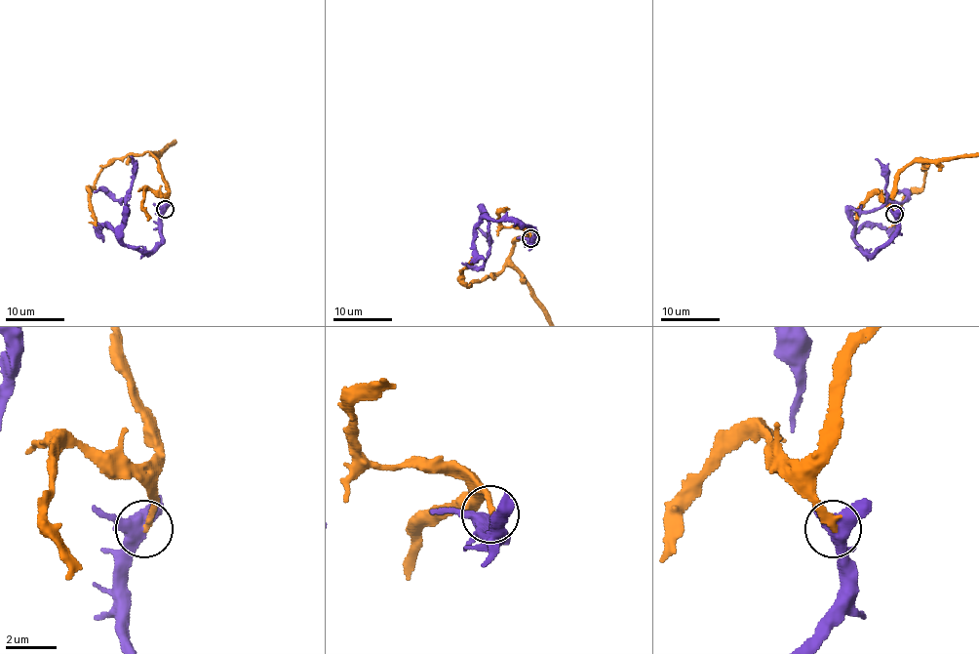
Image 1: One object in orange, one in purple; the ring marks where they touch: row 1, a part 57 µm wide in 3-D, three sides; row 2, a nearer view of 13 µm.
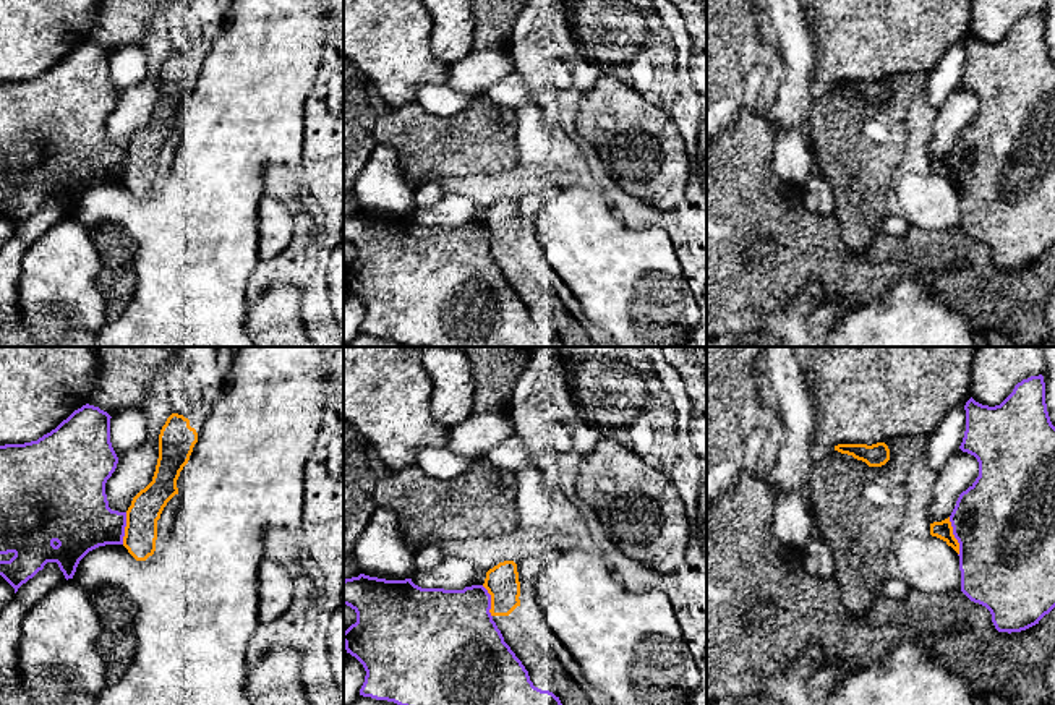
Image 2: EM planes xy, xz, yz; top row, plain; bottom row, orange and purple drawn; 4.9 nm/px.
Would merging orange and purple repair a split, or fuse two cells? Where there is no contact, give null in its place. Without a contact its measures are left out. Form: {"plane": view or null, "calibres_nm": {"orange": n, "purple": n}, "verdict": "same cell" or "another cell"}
{"plane": "yz", "calibres_nm": {"orange": 90, "purple": 480}, "verdict": "another cell"}

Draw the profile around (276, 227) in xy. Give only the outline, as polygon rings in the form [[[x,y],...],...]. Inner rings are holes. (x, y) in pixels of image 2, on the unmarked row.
[[[263,196],[258,207],[259,259],[275,258],[290,241],[293,222],[284,203]]]

